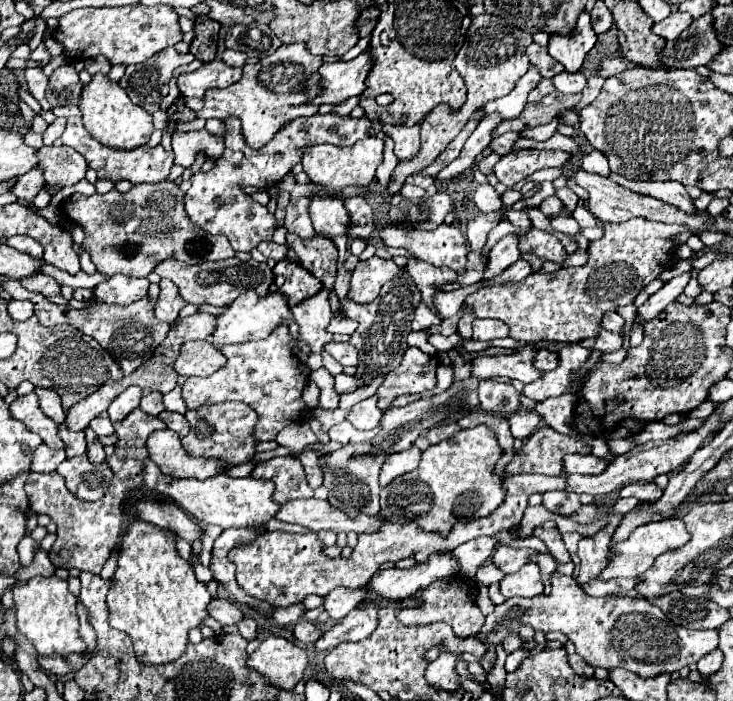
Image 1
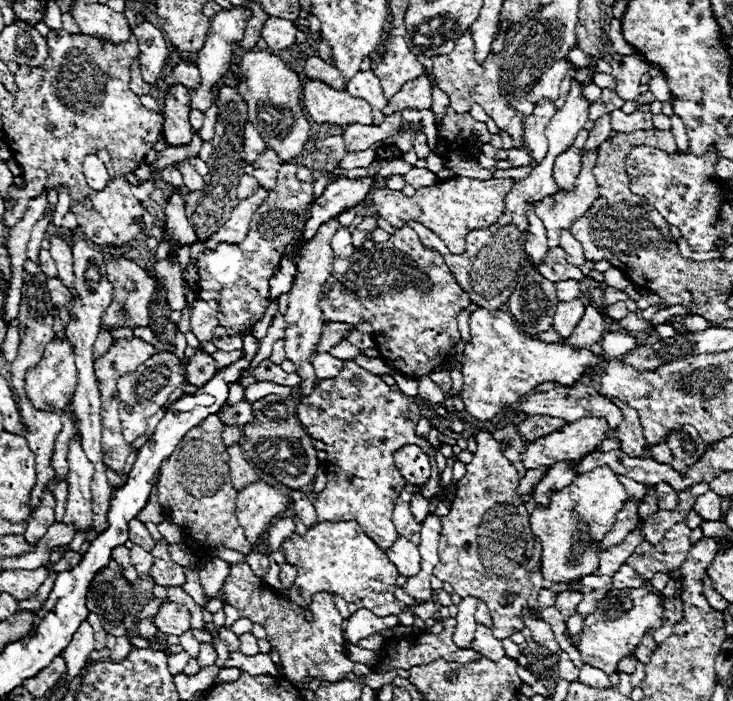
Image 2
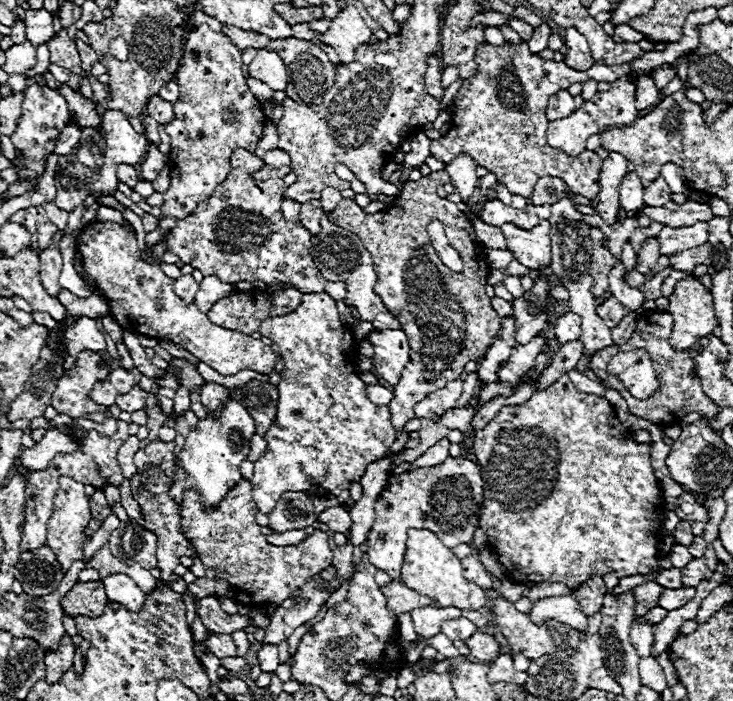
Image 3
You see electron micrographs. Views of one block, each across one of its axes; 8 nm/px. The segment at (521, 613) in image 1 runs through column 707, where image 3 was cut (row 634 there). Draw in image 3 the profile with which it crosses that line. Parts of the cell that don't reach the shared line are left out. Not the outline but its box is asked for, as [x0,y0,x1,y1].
[630,620,654,658]

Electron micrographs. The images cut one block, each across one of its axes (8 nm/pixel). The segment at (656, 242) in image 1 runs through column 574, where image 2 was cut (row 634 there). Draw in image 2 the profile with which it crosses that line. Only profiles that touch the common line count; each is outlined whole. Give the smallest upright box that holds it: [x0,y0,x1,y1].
[222,562,354,682]

